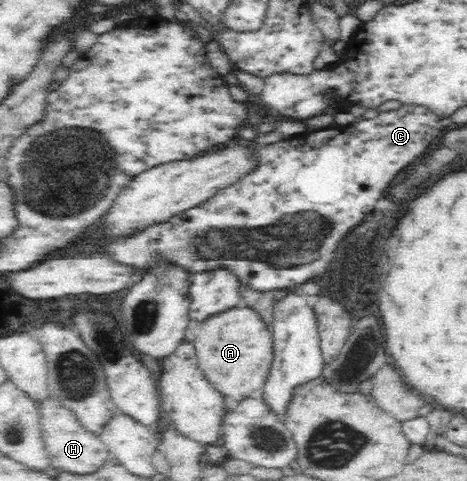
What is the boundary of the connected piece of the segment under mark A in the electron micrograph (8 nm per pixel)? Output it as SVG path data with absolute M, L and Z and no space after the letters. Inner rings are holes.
M239 306L226 313L210 317L207 321L190 323L190 327L195 334L192 343L197 365L214 390L225 400L234 402L242 402L246 398L261 394L273 361L273 334L270 326L261 319L257 312L249 307Z

